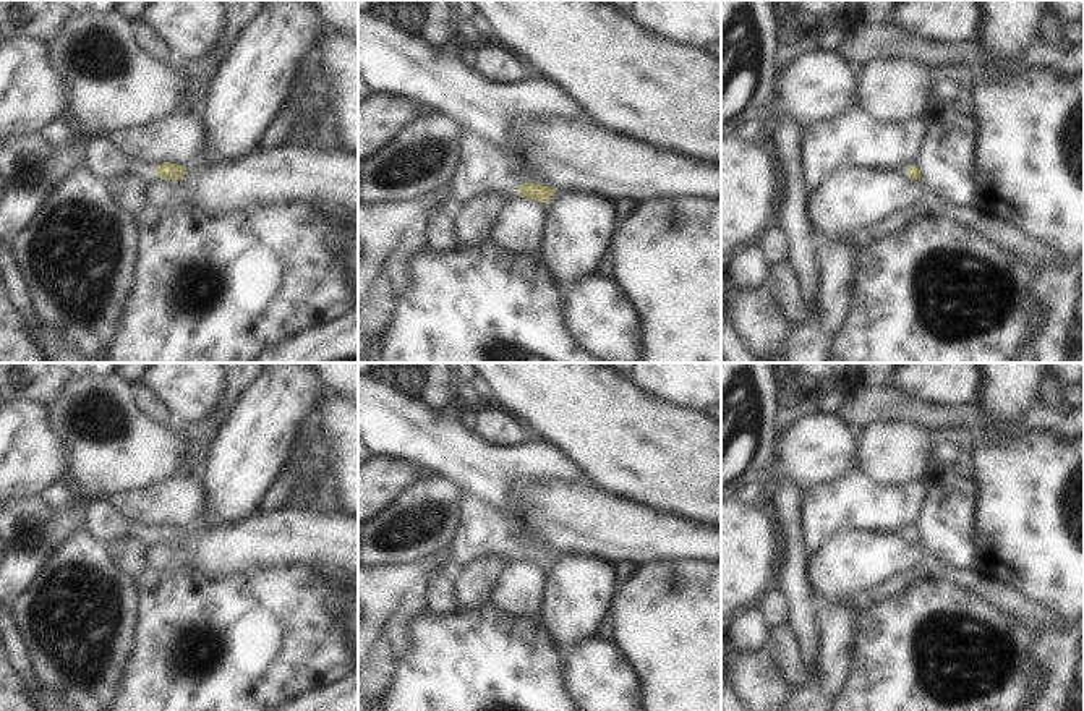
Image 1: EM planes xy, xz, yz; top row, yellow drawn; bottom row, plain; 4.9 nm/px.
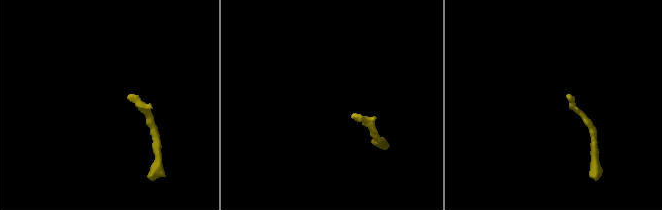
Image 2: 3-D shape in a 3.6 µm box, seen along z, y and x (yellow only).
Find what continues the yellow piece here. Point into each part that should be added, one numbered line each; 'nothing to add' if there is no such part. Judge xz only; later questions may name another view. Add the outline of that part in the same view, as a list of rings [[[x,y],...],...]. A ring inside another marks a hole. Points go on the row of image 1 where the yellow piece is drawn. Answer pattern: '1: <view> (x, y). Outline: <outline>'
1: xz (482, 169). Outline: [[[462,126],[460,157],[449,183],[450,194],[446,198],[447,212],[452,215],[468,199],[481,193],[510,196],[519,185],[510,157]]]

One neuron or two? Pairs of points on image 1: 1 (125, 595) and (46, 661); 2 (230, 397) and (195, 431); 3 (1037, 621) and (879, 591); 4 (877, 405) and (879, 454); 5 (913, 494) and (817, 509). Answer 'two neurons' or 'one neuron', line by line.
1: one neuron
2: one neuron
3: one neuron
4: two neurons
5: one neuron

